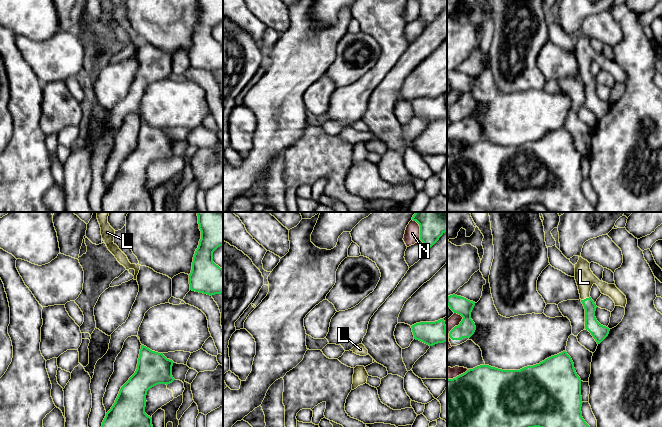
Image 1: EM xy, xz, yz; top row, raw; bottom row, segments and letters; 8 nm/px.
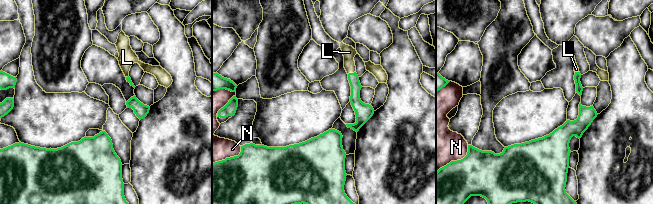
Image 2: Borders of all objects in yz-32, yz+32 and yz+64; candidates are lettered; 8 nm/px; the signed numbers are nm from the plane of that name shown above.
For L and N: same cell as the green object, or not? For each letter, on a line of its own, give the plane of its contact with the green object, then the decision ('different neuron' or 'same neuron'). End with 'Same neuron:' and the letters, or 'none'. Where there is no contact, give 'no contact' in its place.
L: yz | same neuron
N: xz | different neuron
Same neuron: L

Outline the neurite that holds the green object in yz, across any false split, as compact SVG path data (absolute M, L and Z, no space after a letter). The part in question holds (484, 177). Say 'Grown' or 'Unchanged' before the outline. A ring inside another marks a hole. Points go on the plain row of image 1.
Unchanged. M566 127L551 132L539 140L520 146L502 146L489 141L480 141L453 155L447 155L447 212L512 212L529 204L543 204L551 212L596 212L594 206L582 193L581 155L577 151L574 139Z

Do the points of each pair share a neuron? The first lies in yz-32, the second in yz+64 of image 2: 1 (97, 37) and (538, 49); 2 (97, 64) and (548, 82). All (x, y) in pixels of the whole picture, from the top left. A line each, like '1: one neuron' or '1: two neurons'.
1: two neurons
2: two neurons

